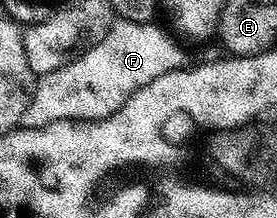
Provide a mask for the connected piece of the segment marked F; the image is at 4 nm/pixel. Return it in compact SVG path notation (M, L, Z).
M116 19L101 42L80 52L65 66L38 77L33 98L25 106L25 114L21 114L22 127L44 128L62 120L104 120L119 112L131 96L161 74L180 71L188 63L187 56L182 46L157 25Z

